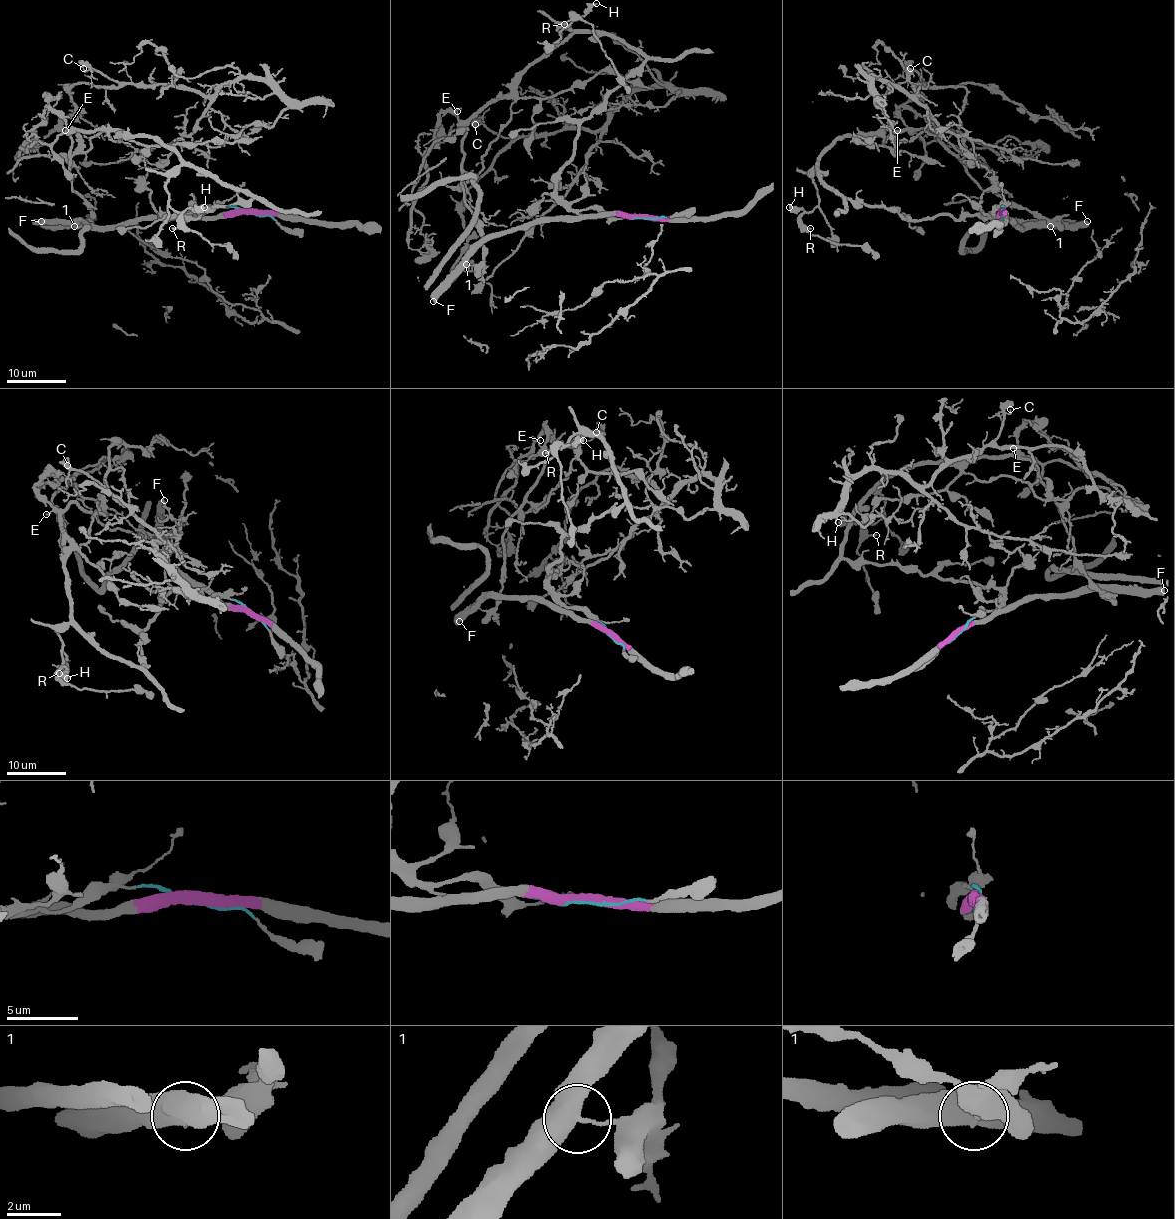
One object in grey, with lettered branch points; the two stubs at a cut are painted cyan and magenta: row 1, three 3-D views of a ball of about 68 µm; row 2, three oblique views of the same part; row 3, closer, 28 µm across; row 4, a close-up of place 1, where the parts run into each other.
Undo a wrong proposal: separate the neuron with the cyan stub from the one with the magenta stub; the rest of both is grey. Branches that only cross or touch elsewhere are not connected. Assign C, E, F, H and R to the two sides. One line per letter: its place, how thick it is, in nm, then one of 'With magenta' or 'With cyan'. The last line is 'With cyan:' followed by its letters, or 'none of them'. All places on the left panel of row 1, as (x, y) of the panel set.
C: Place: (83, 68). Thickness 100 nm. With cyan
E: Place: (65, 130). Thickness 110 nm. With cyan
F: Place: (41, 221). Thickness 500 nm. With magenta
H: Place: (204, 207). Thickness 400 nm. With cyan
R: Place: (172, 228). Thickness 180 nm. With cyan
With cyan: C, E, H, R

